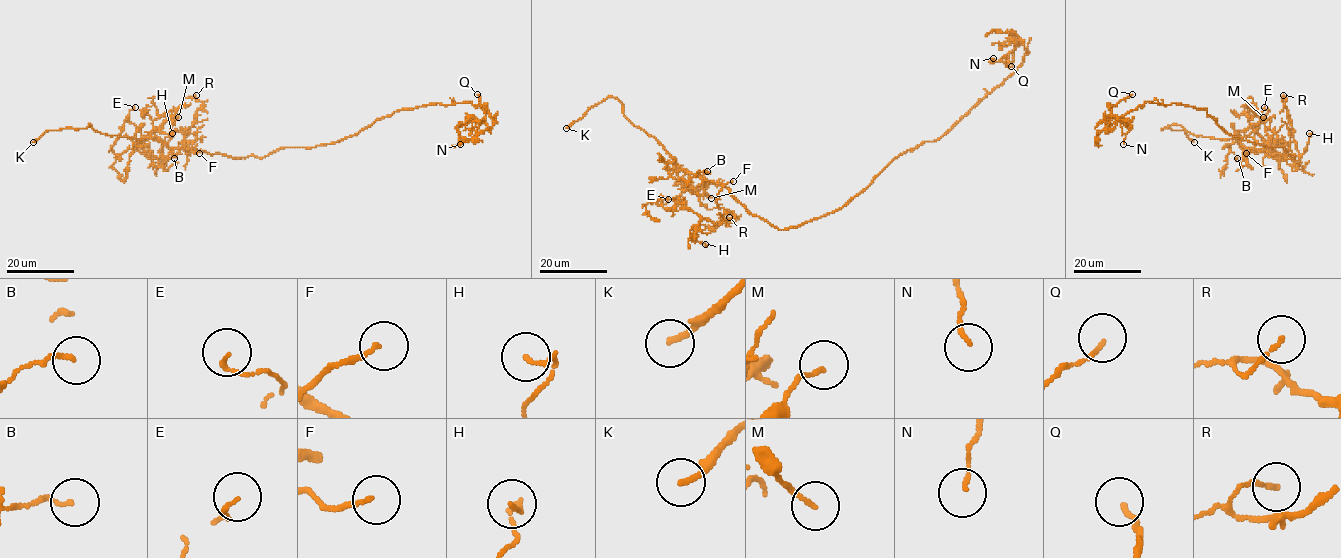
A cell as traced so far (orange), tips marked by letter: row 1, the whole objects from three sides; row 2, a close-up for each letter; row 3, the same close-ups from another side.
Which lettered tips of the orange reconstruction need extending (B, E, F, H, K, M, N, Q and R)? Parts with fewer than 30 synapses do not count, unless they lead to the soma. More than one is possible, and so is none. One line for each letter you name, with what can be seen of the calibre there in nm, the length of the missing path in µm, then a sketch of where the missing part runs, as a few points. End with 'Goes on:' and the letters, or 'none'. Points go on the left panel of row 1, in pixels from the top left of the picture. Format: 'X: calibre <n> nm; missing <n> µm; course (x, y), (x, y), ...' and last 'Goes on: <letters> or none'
K: calibre 160 nm; missing 9 µm; course (33, 142), (21, 147), (10, 147)
Goes on: K

